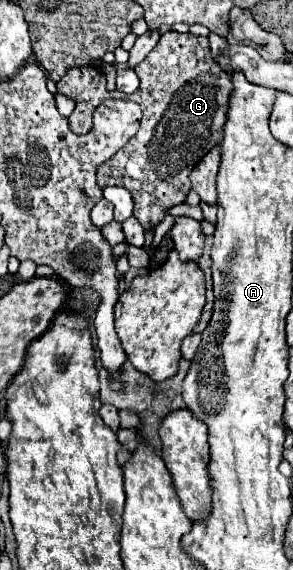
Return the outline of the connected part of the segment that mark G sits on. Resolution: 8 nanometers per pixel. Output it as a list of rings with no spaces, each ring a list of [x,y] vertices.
[[[166,32],[160,36],[160,44],[136,66],[136,74],[140,78],[140,88],[130,96],[132,102],[142,108],[142,126],[136,136],[128,140],[128,144],[116,152],[110,160],[106,160],[98,168],[98,186],[122,186],[134,198],[134,216],[142,226],[158,224],[164,218],[164,210],[186,200],[190,192],[190,172],[192,168],[210,152],[210,148],[218,146],[224,132],[228,96],[232,92],[230,76],[222,72],[222,68],[214,62],[208,48],[208,38],[180,32]]]

